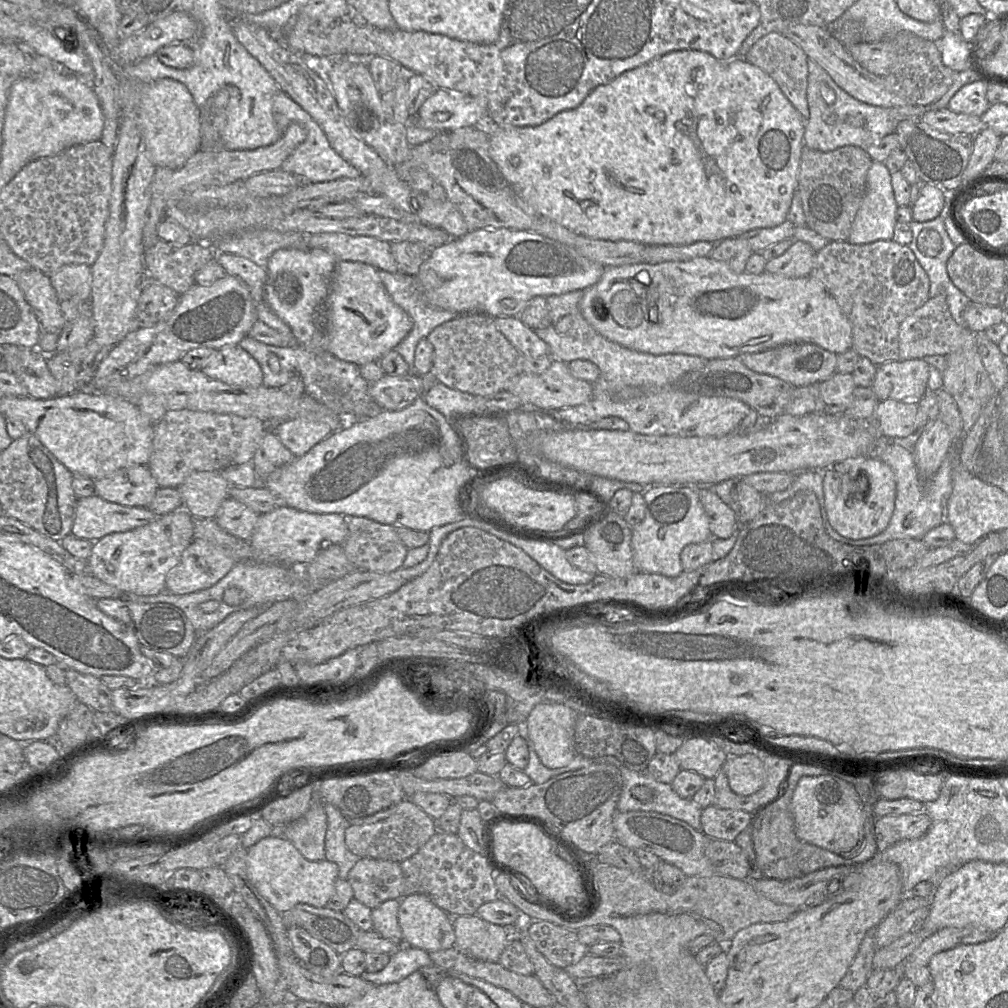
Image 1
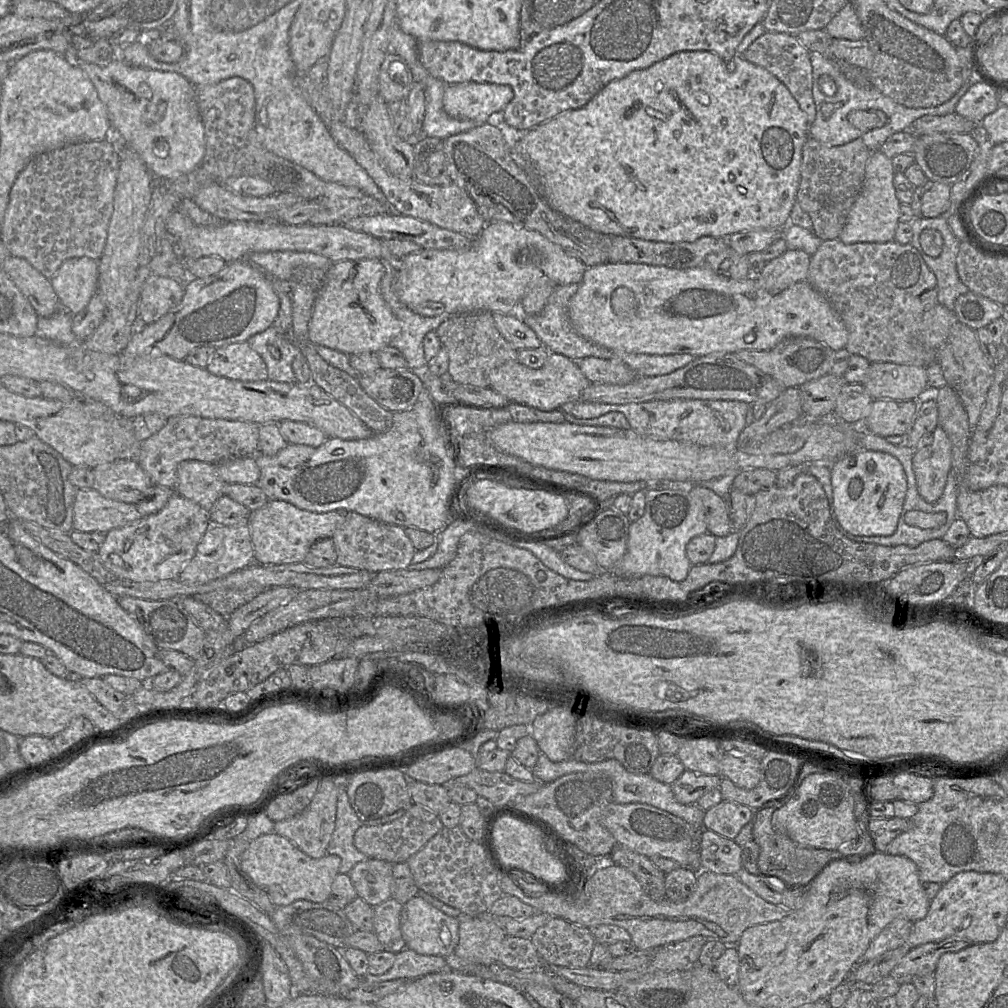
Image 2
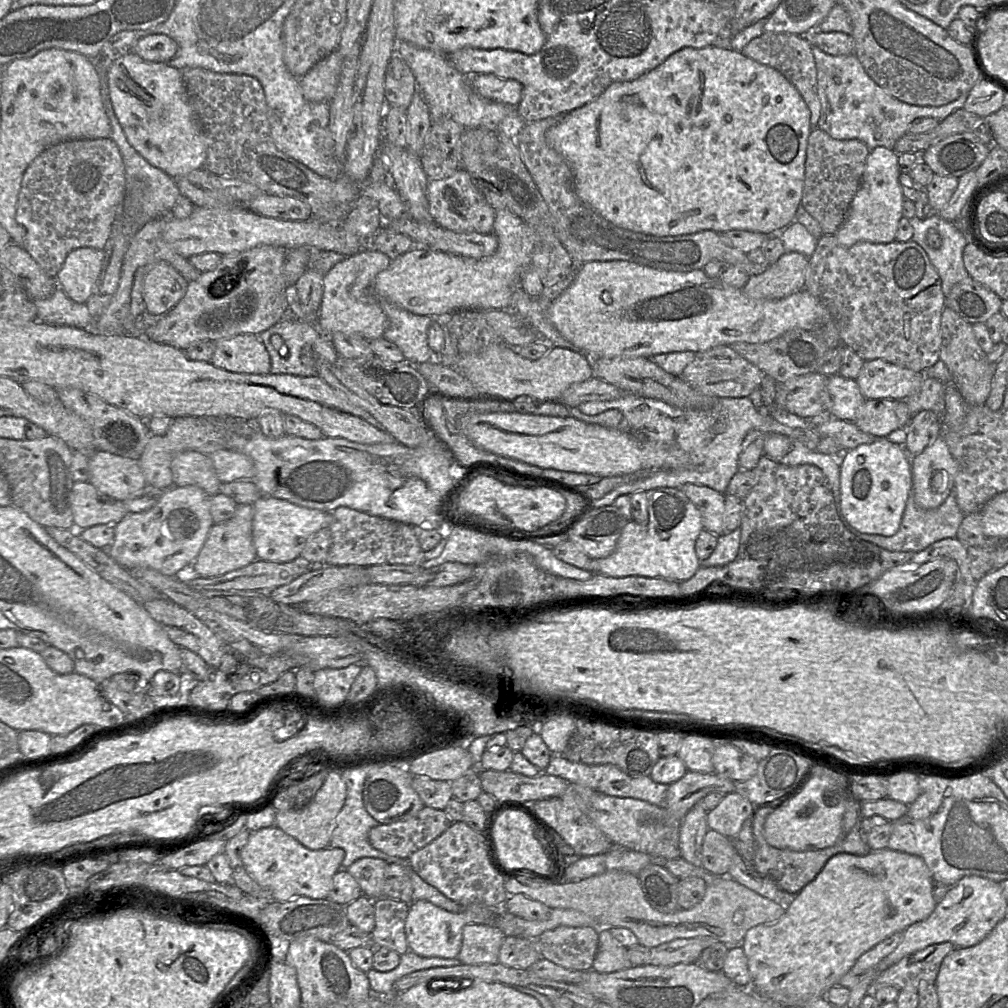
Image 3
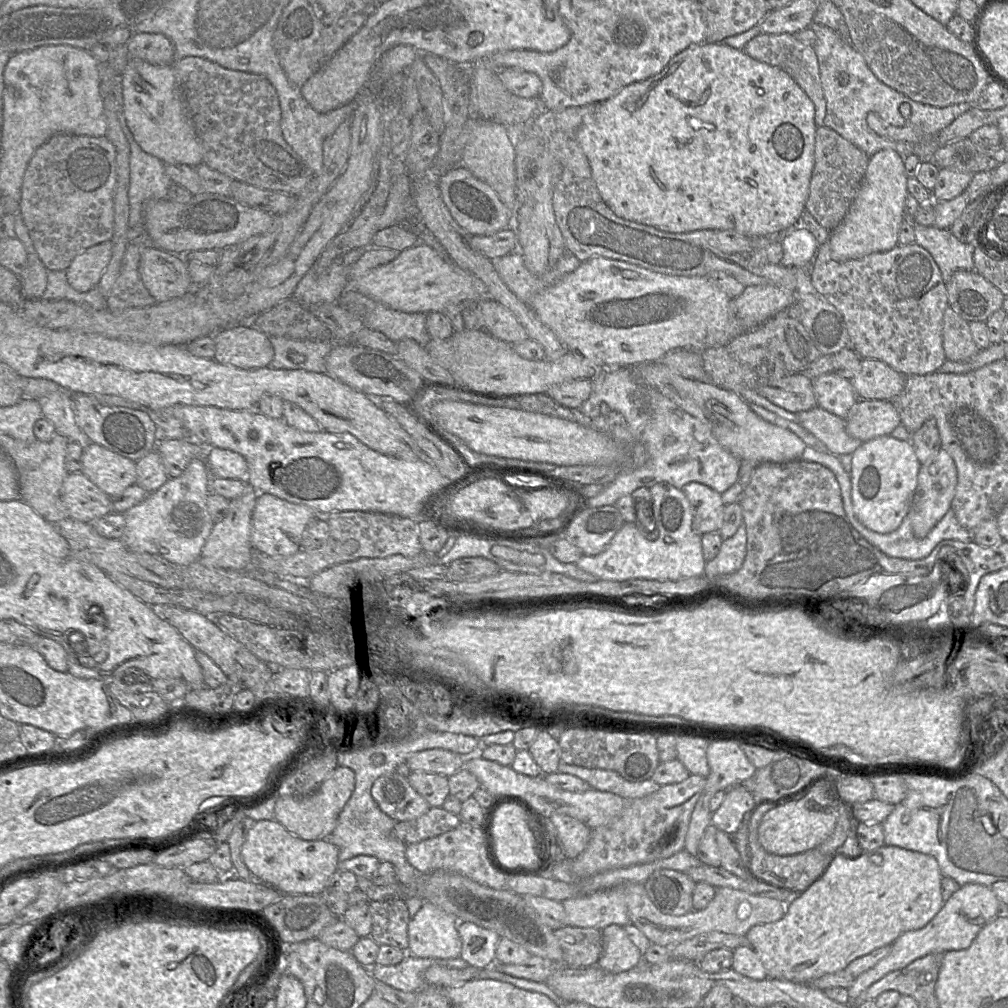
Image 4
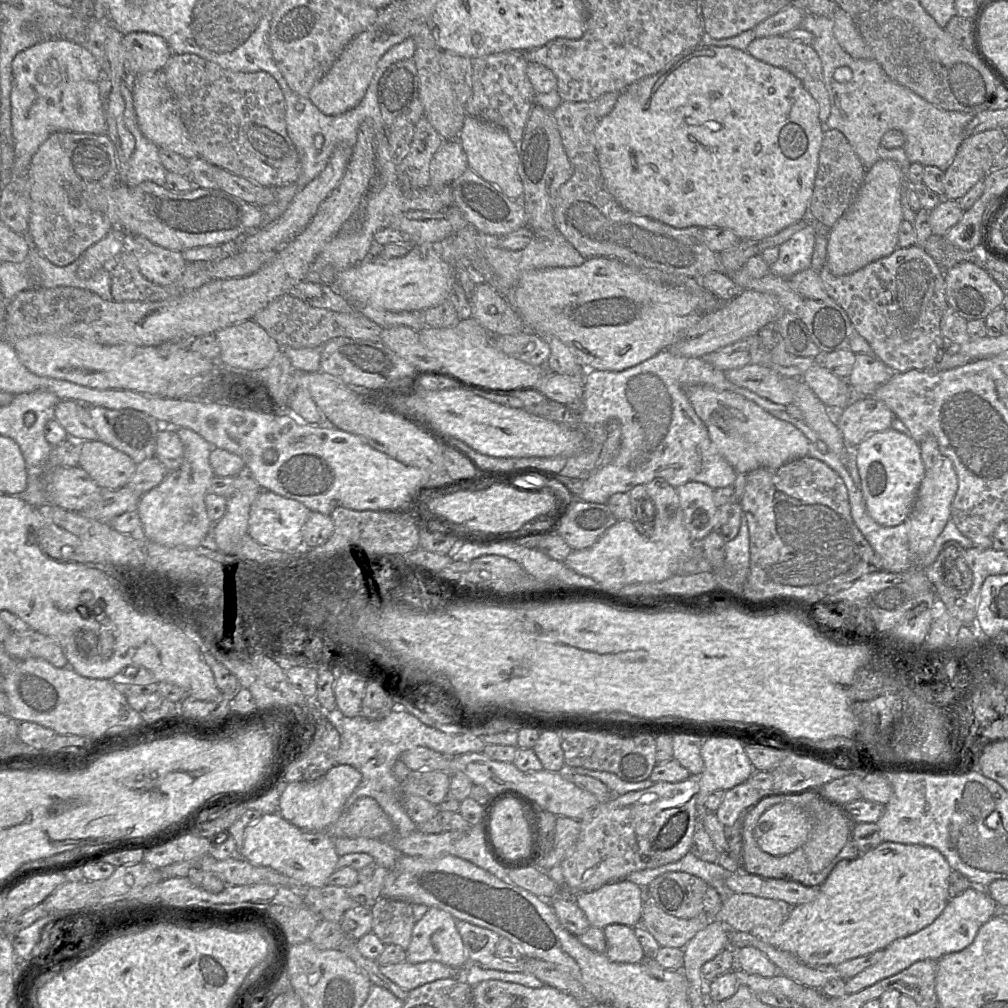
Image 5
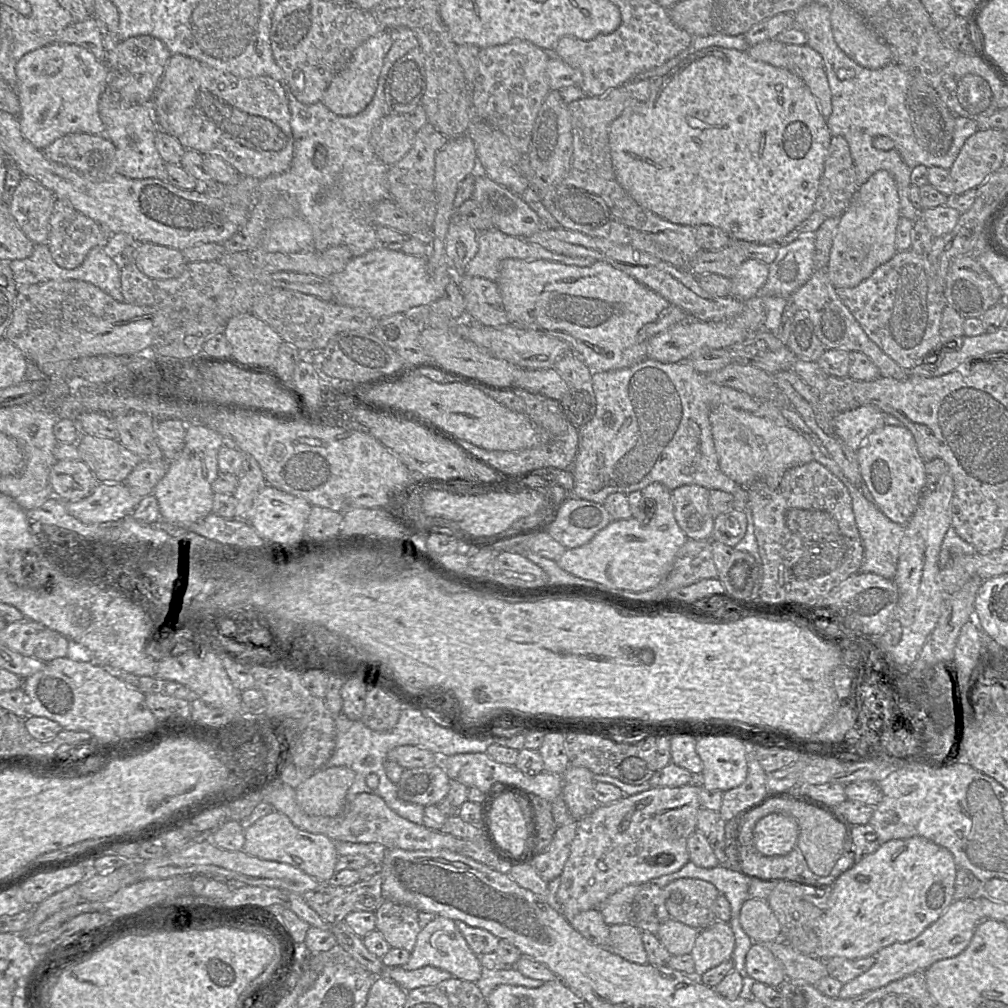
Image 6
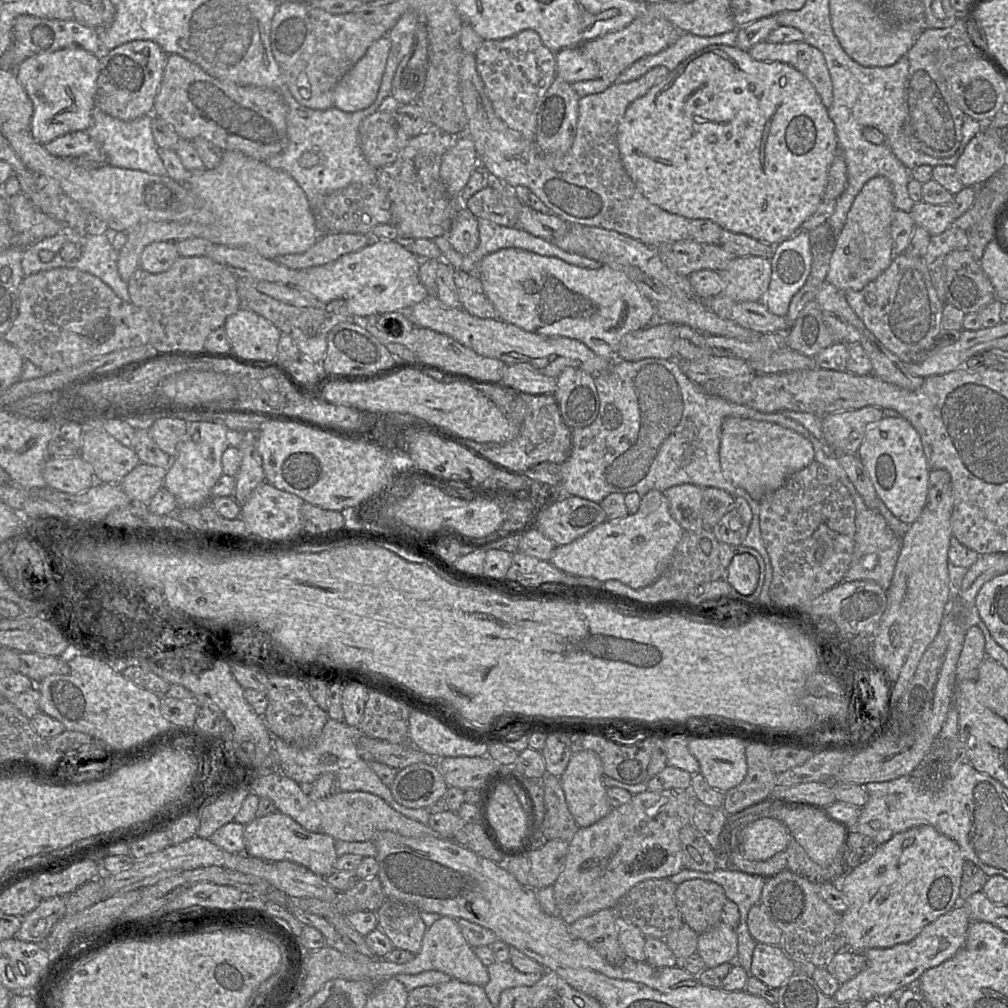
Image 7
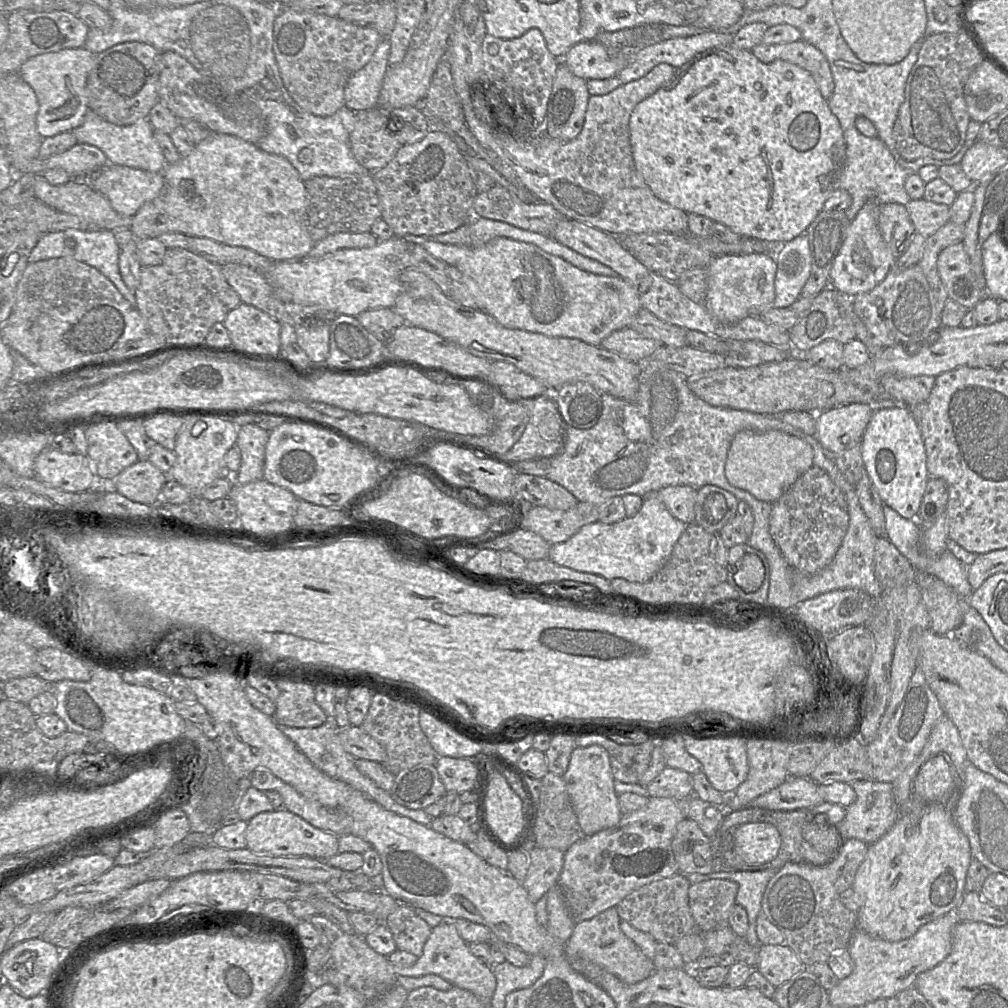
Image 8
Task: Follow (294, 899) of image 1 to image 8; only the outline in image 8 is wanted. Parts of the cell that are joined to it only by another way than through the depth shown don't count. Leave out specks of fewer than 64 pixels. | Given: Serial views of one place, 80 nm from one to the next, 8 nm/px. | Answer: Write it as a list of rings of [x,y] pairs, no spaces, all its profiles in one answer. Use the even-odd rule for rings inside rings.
[[[288,810],[259,813],[247,822],[246,828],[246,847],[259,855],[274,857],[308,856],[326,860],[338,854],[338,838],[334,833],[314,827]]]

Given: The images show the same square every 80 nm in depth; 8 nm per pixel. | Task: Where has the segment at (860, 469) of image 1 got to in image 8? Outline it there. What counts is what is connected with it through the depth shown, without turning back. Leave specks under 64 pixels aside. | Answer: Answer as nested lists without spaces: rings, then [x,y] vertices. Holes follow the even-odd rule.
[[[896,402],[891,408],[875,409],[862,438],[866,471],[883,504],[906,519],[915,520],[930,478],[921,430],[909,407]]]

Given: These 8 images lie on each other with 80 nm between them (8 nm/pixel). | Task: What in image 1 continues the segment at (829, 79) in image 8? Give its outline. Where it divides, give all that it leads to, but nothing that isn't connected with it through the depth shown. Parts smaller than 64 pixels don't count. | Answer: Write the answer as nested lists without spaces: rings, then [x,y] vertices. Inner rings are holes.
[[[770,30],[750,48],[745,60],[759,67],[768,74],[779,86],[782,93],[793,107],[800,113],[804,121],[809,118],[809,109],[806,97],[808,83],[807,55],[790,39],[776,30]]]

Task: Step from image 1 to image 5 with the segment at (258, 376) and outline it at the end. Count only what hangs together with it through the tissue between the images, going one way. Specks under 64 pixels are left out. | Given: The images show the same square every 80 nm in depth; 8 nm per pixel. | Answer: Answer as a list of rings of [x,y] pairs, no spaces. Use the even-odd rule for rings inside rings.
[[[253,319],[215,333],[220,346],[218,362],[228,368],[258,372],[267,368],[281,347]]]

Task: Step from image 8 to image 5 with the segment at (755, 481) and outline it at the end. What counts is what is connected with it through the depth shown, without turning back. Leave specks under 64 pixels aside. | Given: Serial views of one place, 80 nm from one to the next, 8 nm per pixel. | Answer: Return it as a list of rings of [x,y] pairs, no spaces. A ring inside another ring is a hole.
[[[705,385],[688,386],[685,394],[706,425],[712,443],[737,473],[748,474],[762,467],[776,470],[790,461],[807,457],[810,441],[799,429],[771,416],[743,396]]]

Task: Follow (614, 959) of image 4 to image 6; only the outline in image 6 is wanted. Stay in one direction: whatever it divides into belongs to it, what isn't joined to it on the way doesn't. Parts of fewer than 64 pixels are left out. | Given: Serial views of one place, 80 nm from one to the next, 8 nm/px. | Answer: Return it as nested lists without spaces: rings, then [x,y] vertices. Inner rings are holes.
[[[633,923],[610,926],[610,949],[623,959],[640,965],[648,963],[642,931]]]

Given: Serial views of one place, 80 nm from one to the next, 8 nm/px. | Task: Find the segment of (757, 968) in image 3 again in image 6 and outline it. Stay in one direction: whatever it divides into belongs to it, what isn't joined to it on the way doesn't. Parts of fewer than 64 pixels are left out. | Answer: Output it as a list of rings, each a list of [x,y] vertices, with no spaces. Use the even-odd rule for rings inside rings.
[[[921,836],[892,839],[881,844],[875,852],[856,862],[831,885],[828,906],[819,919],[819,945],[815,957],[822,960],[833,957],[864,958],[875,955],[895,942],[916,938],[954,901],[957,868],[947,848]]]

